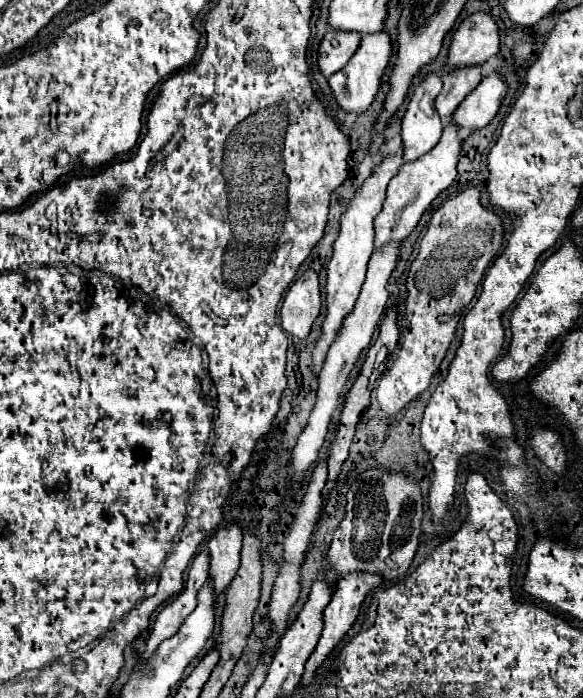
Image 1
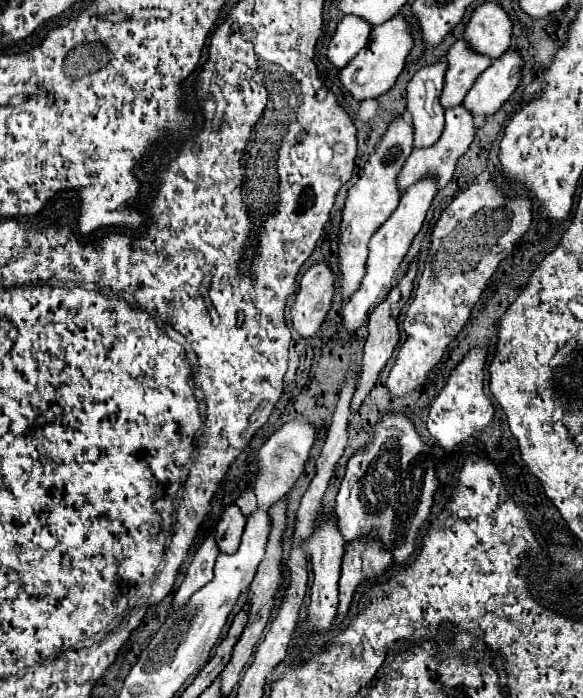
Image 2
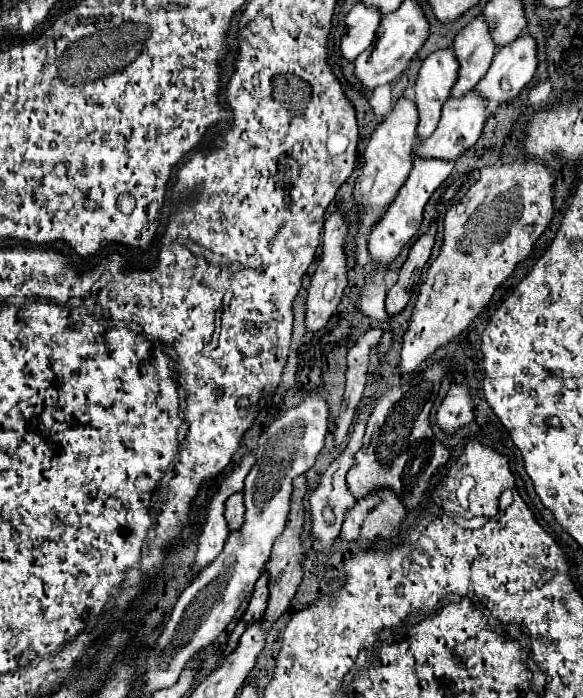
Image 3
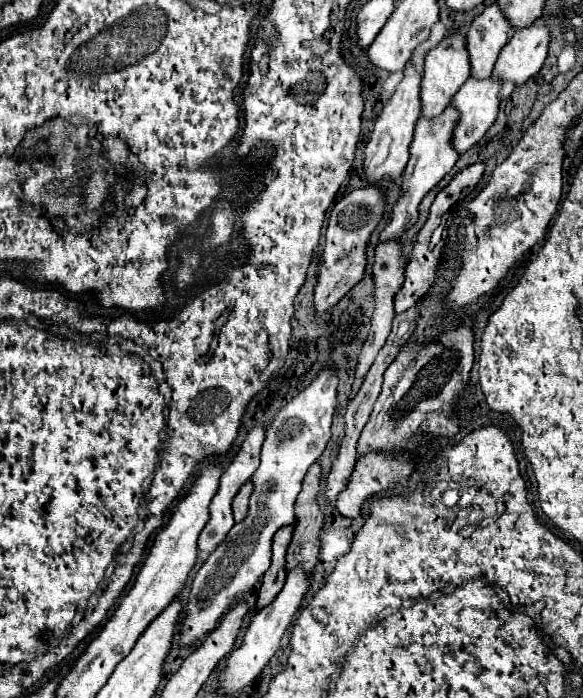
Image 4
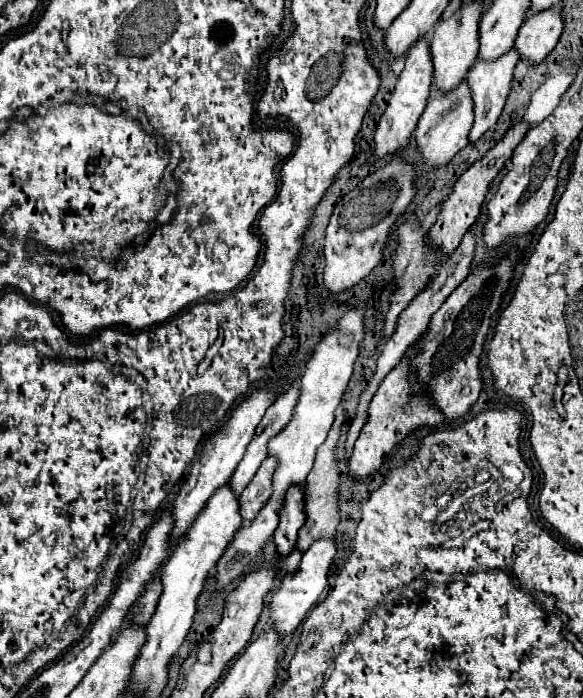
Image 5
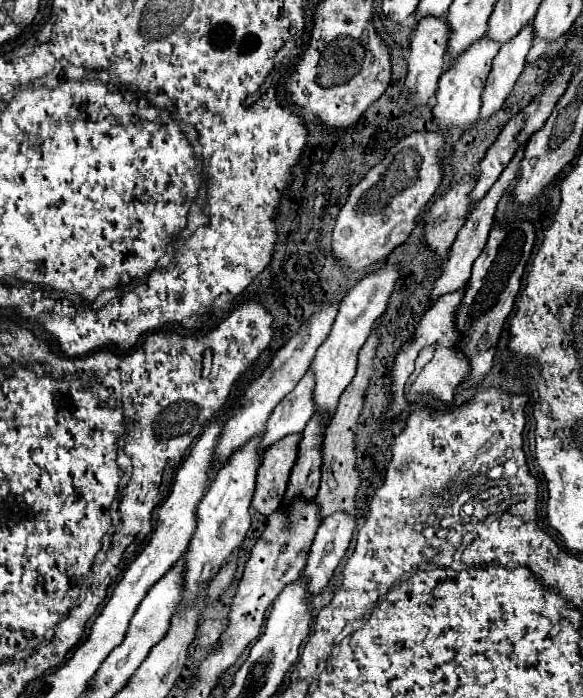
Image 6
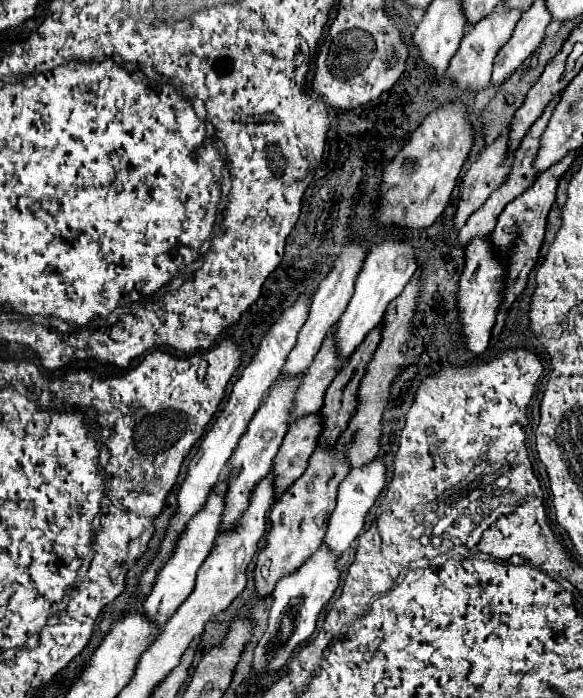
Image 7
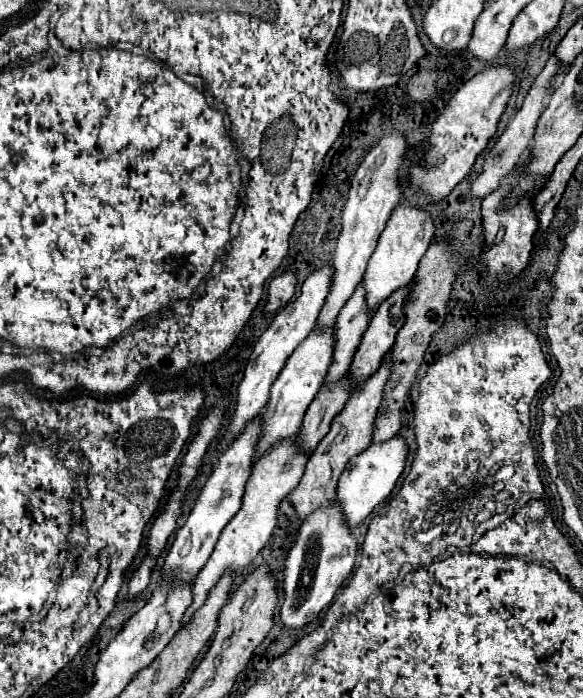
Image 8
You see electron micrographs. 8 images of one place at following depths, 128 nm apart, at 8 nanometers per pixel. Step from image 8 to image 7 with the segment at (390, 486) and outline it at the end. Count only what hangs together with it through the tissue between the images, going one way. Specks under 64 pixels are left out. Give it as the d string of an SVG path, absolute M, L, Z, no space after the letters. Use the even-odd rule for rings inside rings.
M374 458L374 462L368 462L368 466L360 466L360 468L350 470L346 480L342 480L338 486L338 504L328 520L324 544L330 546L330 550L334 550L336 554L344 554L352 546L352 542L358 538L358 534L364 528L366 514L370 512L370 508L378 500L384 486L386 486L386 462L382 458Z

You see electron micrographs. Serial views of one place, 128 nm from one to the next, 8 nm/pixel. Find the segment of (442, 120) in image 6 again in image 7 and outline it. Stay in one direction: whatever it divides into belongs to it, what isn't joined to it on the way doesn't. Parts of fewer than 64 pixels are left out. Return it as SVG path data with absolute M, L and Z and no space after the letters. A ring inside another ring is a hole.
M502 2L500 6L496 6L496 10L488 18L482 18L480 22L476 22L476 26L470 26L470 30L466 32L466 36L460 42L456 56L450 60L446 76L456 80L462 88L472 88L472 90L486 88L490 82L490 76L492 76L492 60L494 60L496 52L512 36L512 30L514 30L516 22L520 20L520 16L522 16L522 10L504 10L504 2Z

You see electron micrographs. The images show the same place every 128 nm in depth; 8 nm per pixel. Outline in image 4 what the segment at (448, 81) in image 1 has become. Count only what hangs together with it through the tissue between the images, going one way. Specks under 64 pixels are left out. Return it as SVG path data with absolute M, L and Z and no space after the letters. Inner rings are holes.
M496 2L474 18L466 34L472 76L488 78L492 74L494 62L500 50L508 44L510 34L512 26L508 26L508 20L504 18L504 12L498 10Z

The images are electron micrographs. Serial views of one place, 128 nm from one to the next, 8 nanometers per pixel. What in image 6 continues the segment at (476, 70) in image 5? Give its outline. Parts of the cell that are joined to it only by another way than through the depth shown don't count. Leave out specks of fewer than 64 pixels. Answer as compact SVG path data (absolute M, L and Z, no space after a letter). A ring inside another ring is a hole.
M528 22L520 30L520 34L516 34L516 38L508 40L500 48L498 56L492 62L492 72L486 78L480 120L486 120L504 104L504 100L512 92L518 76L526 66L526 54L532 48L532 42L534 42L534 26L532 22Z

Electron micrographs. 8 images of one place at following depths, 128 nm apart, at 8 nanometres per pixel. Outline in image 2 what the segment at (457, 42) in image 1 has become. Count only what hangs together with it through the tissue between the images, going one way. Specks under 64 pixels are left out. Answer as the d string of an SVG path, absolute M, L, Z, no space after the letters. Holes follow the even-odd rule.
M484 2L474 10L464 38L480 54L500 58L512 42L512 20L498 2Z

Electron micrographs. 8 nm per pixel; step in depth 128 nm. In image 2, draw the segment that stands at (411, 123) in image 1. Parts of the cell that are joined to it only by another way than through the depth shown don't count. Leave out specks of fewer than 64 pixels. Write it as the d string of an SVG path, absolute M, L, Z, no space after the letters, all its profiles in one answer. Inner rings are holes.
M436 62L436 64L424 66L412 76L412 80L408 84L408 110L410 110L412 122L414 122L414 148L432 146L444 130L444 108L440 106L440 94L444 88L446 70L448 70L446 62ZM430 84L436 88L436 92L428 92Z

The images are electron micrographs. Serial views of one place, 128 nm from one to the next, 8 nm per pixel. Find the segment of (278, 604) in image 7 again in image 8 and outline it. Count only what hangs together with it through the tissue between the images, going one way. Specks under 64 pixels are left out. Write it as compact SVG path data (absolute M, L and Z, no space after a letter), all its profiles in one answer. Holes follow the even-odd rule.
M332 502L328 510L316 510L310 514L298 532L298 538L288 552L286 568L282 572L284 586L284 602L280 608L280 618L286 630L300 630L308 622L312 622L324 606L332 602L344 580L354 568L358 552L358 542L354 538L354 530L344 526L344 514L340 514L340 502Z

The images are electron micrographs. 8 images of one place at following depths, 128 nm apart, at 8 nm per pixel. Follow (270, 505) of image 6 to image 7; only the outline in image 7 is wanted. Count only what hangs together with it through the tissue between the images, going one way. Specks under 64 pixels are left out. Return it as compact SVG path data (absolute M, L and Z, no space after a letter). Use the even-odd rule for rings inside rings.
M308 414L308 418L300 418L296 426L288 428L272 466L276 474L276 496L304 474L316 448L316 438L320 438L320 418L316 414Z

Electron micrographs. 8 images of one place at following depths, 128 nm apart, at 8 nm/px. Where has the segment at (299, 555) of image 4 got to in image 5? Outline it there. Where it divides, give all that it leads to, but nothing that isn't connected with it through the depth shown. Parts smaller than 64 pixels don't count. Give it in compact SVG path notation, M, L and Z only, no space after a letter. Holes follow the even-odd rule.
M344 402L336 408L336 422L332 426L332 430L328 432L326 442L318 448L316 452L316 460L314 460L314 468L310 470L308 478L306 478L306 524L300 528L298 532L298 548L302 552L308 550L308 546L318 540L318 538L332 538L332 534L336 532L336 526L340 524L340 512L338 512L338 502L340 502L340 472L338 472L338 462L336 462L336 444L342 432L342 426L346 424L344 418Z

